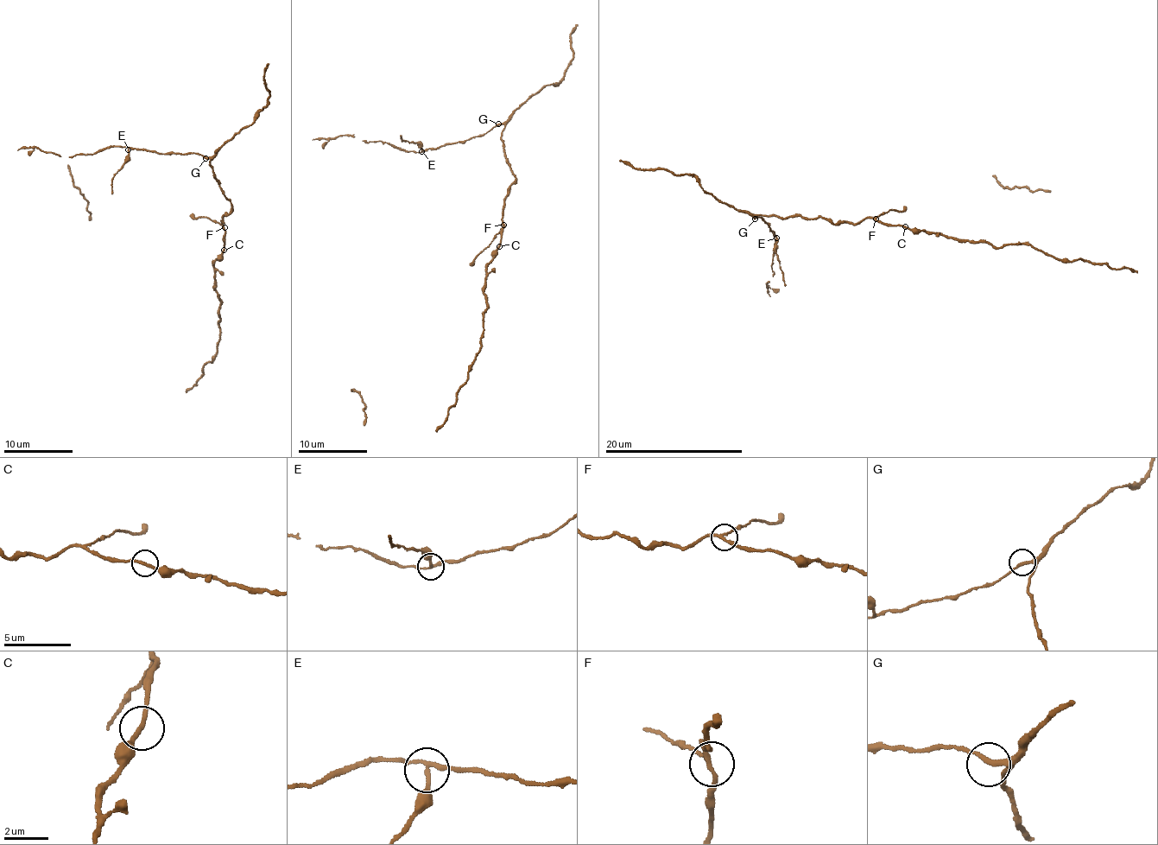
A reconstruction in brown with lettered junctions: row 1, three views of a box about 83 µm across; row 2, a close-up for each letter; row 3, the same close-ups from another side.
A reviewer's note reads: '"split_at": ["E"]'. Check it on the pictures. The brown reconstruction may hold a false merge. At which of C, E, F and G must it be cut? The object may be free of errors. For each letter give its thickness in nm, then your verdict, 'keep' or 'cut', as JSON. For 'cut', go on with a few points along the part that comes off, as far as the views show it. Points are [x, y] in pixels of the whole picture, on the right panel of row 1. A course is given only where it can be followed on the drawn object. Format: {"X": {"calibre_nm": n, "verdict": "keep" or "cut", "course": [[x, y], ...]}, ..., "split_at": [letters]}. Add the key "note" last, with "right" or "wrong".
{"C": {"calibre_nm": 200, "verdict": "keep"}, "E": {"calibre_nm": 180, "verdict": "cut", "course": [[776, 238], [785, 287]]}, "F": {"calibre_nm": 190, "verdict": "keep"}, "G": {"calibre_nm": 180, "verdict": "keep"}, "split_at": ["E"], "note": "right"}

